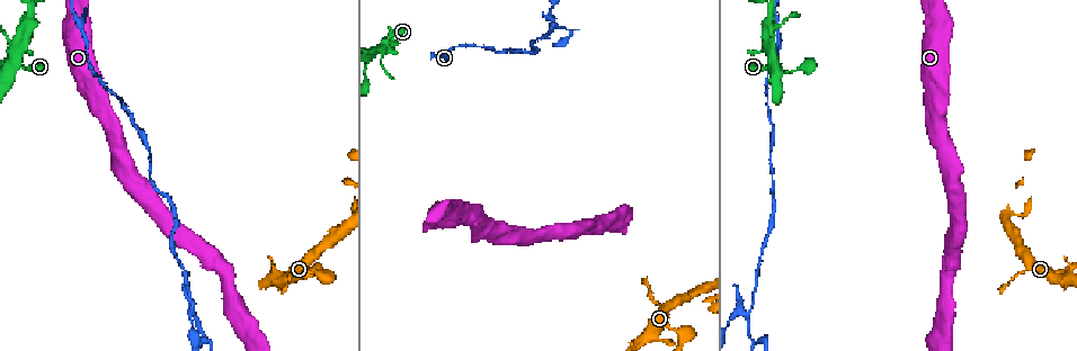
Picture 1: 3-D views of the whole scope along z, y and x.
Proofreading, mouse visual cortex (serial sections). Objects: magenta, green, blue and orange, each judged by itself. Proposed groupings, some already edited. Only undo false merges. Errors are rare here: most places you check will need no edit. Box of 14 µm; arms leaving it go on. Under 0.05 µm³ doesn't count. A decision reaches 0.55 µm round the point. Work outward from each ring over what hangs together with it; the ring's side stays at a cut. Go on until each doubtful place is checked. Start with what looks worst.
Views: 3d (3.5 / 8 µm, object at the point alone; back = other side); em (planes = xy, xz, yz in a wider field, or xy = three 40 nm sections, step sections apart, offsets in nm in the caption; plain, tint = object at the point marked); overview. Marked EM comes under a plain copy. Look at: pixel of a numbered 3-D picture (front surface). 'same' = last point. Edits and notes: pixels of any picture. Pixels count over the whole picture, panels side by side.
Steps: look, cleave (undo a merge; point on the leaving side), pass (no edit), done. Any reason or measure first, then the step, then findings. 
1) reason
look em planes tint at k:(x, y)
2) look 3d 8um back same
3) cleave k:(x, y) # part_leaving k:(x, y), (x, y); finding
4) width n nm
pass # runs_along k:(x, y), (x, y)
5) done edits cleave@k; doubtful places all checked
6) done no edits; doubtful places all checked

three-way junction
look 3d 3.5um at 1:(553, 26)

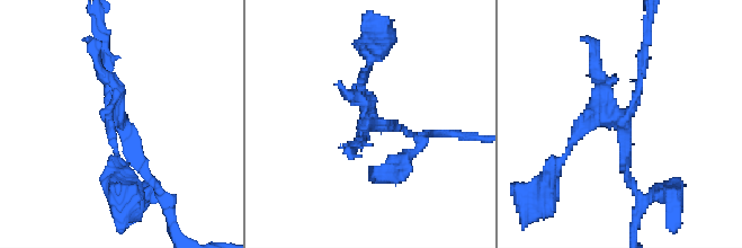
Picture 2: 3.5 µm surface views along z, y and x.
pass # runs_along 2:(644, 53), (633, 108), (596, 108), (572, 143); all the same cell

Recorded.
closes a loop
look 3d 3.5um at 1:(1057, 272)

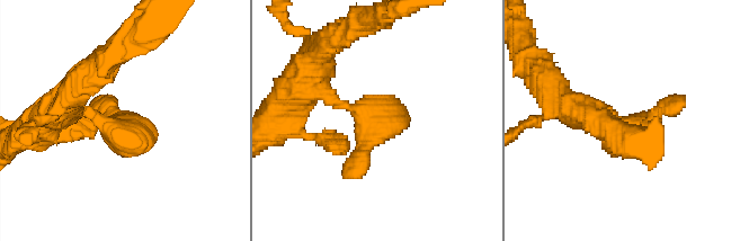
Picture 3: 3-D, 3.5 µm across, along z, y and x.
now the EM
look em xy step 2 tint at 3:(365, 117)

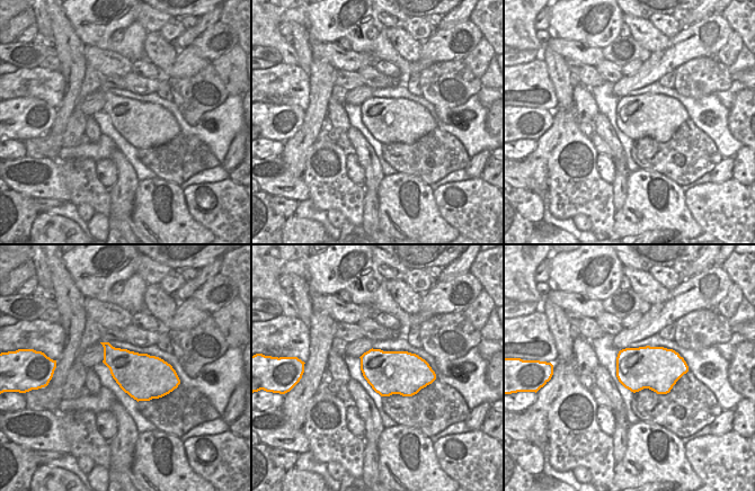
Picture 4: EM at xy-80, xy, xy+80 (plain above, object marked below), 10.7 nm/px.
pass # runs_along 3:(303, 76), (365, 116), (410, 119); all the same cell

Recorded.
sharp bend
look 3d 3.5um back at 1:(752, 342)

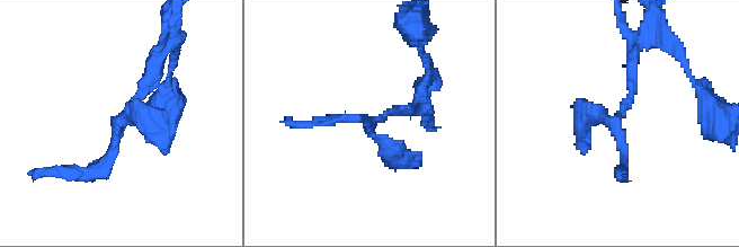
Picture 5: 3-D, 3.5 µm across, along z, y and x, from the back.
need the tissue
look em xy step 3 tint at 5:(613, 123)

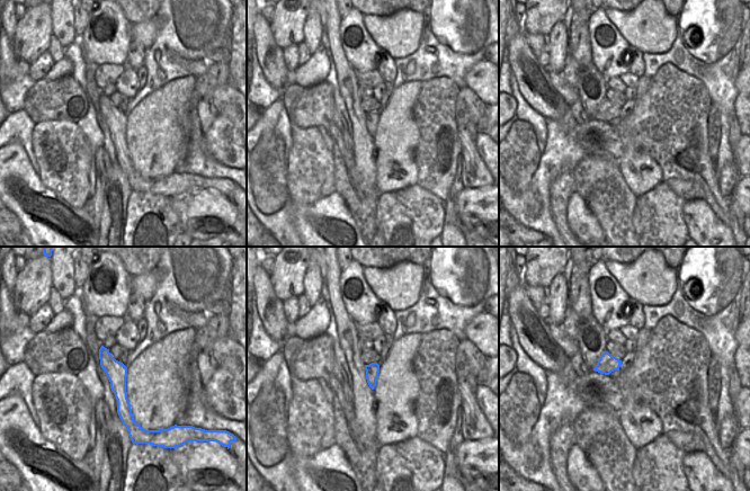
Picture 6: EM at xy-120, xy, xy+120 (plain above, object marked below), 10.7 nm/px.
pass # runs_along 6:(103, 350), (117, 373), (127, 420); continuous, no second cell

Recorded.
a narrow waist
look 3d 3.5um at 1:(772, 60)

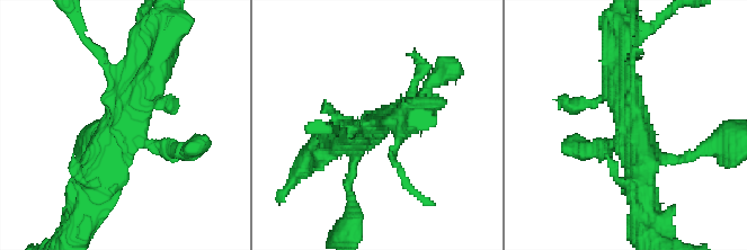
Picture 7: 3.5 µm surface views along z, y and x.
look em planes tint at 7:(627, 124)

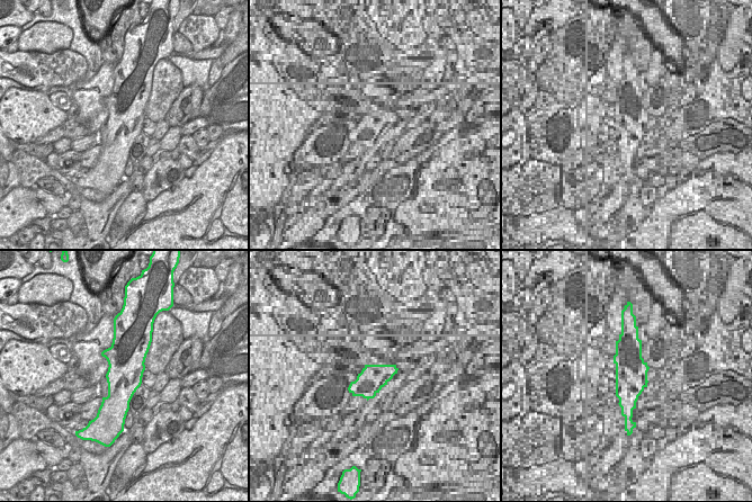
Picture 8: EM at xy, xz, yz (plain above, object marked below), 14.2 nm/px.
width 500 nm
pass # runs_along 7:(585, 148), (614, 144), (629, 124), (614, 59); one cell here

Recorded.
done no edits; doubtful places all checked

